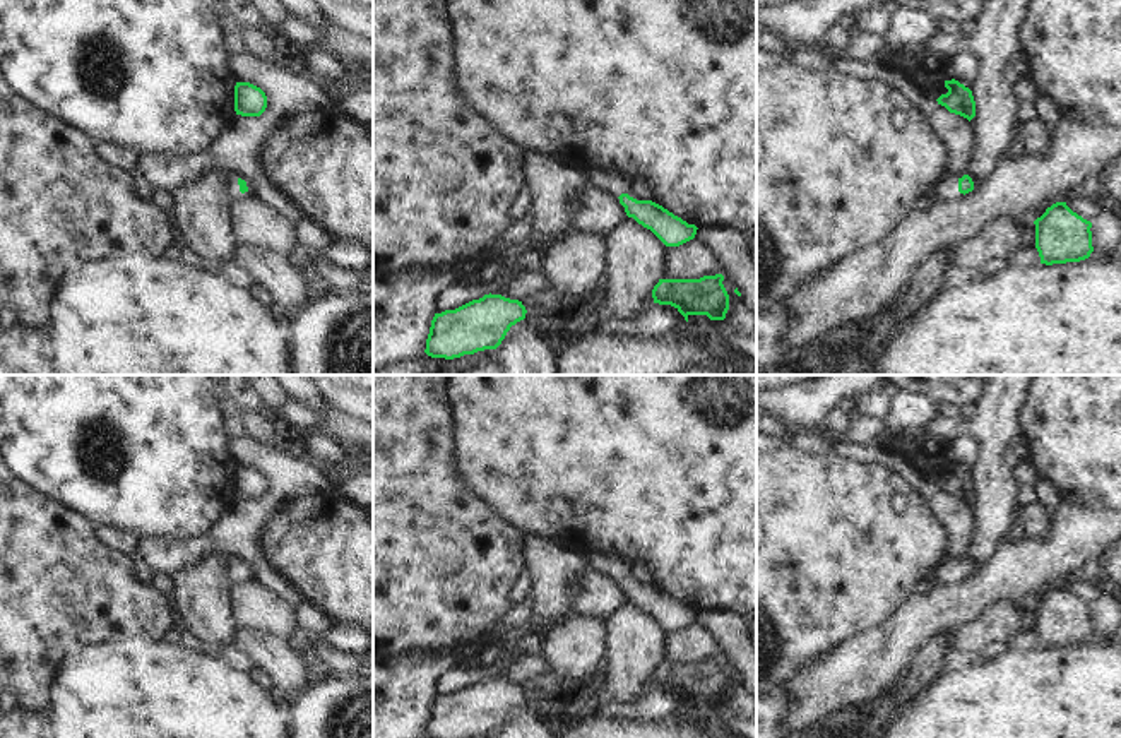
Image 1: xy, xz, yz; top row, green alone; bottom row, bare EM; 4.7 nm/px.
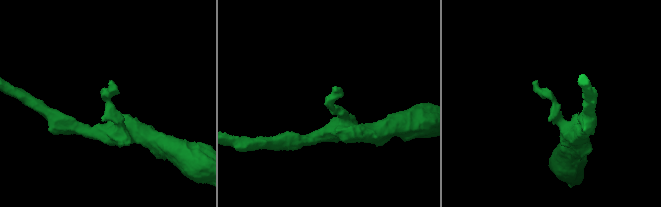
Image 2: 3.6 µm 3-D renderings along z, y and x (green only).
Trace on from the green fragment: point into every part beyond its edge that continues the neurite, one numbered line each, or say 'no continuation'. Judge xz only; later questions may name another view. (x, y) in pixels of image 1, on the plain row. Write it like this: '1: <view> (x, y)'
1: xz (615, 567)

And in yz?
1: yz (947, 572)

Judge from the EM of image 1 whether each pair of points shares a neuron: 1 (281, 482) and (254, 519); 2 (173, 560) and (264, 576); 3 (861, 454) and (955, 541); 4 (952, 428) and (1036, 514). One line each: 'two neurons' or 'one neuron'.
1: one neuron
2: one neuron
3: one neuron
4: two neurons

